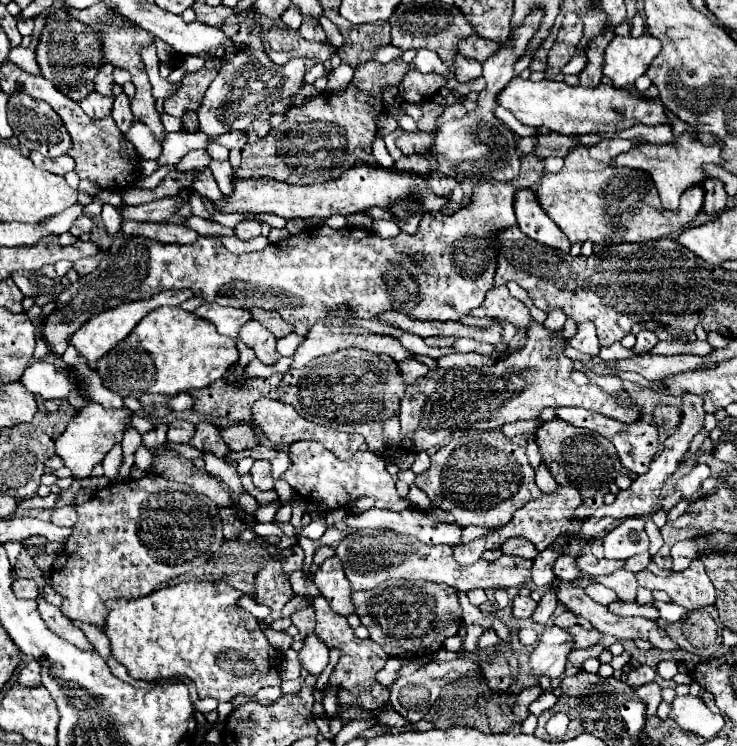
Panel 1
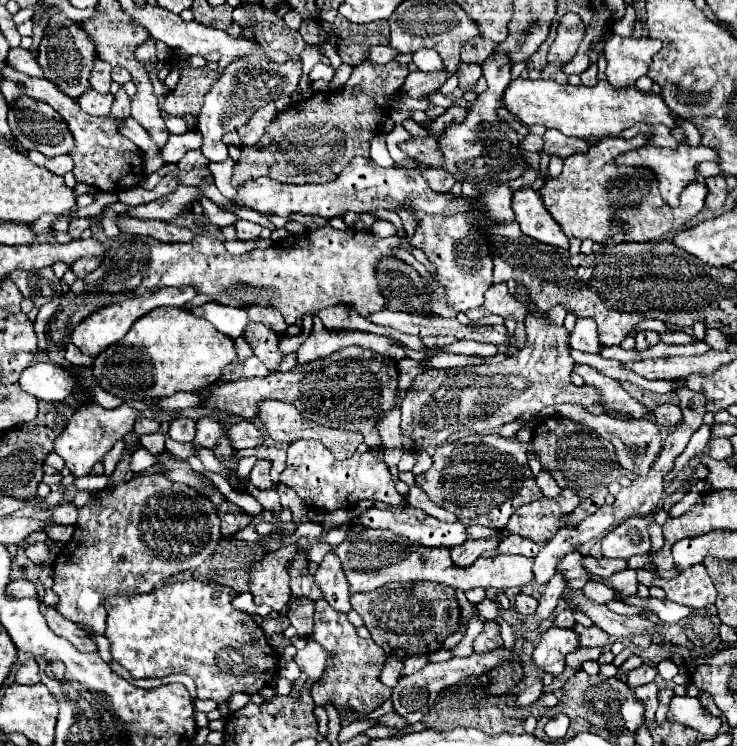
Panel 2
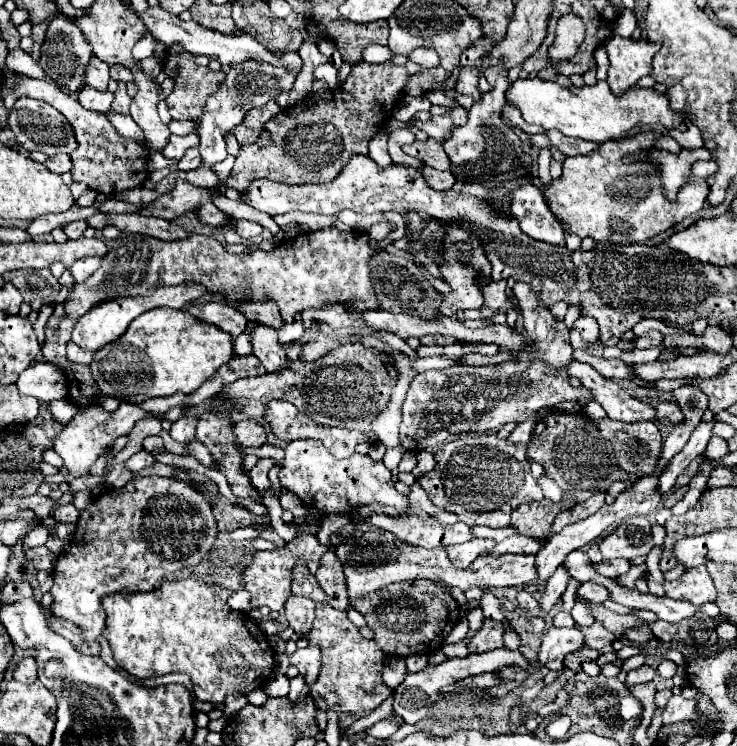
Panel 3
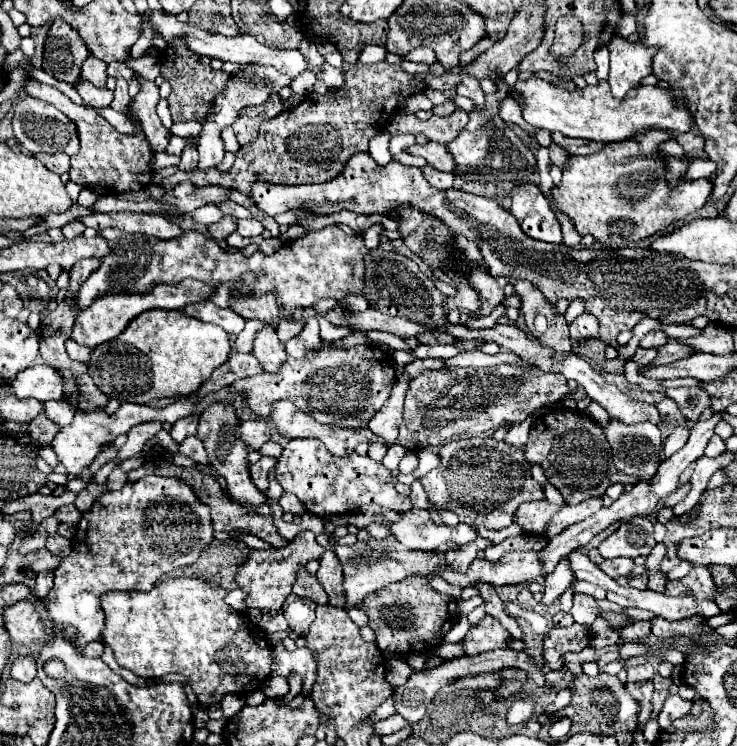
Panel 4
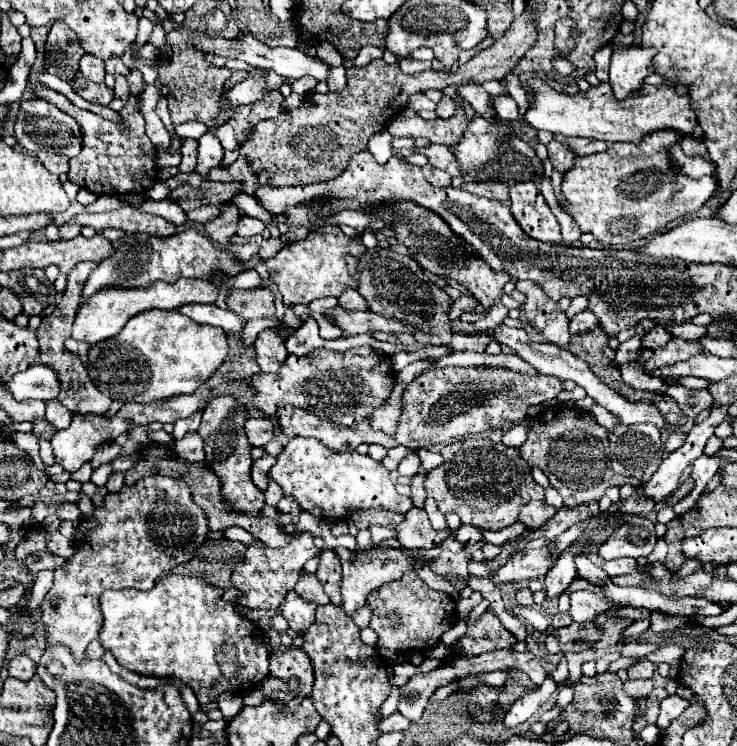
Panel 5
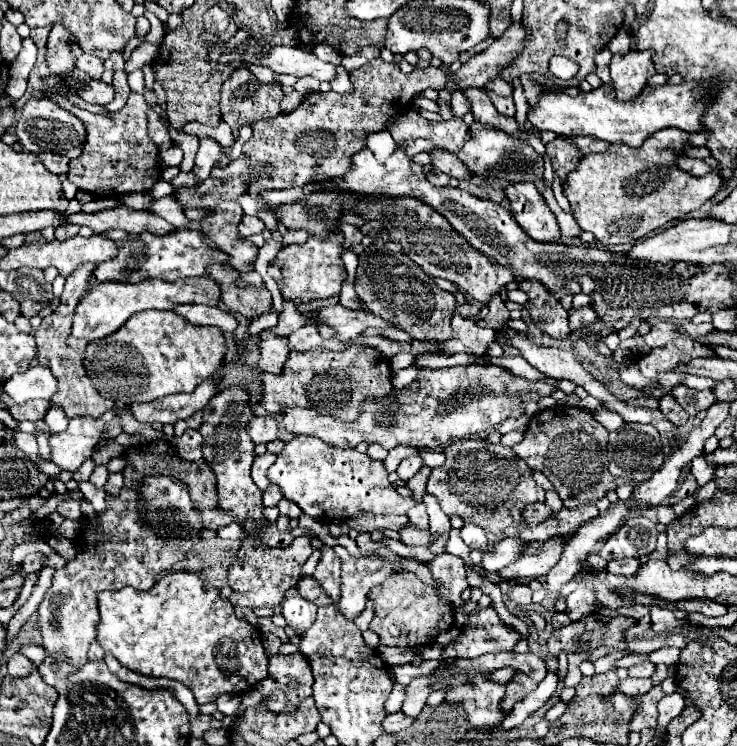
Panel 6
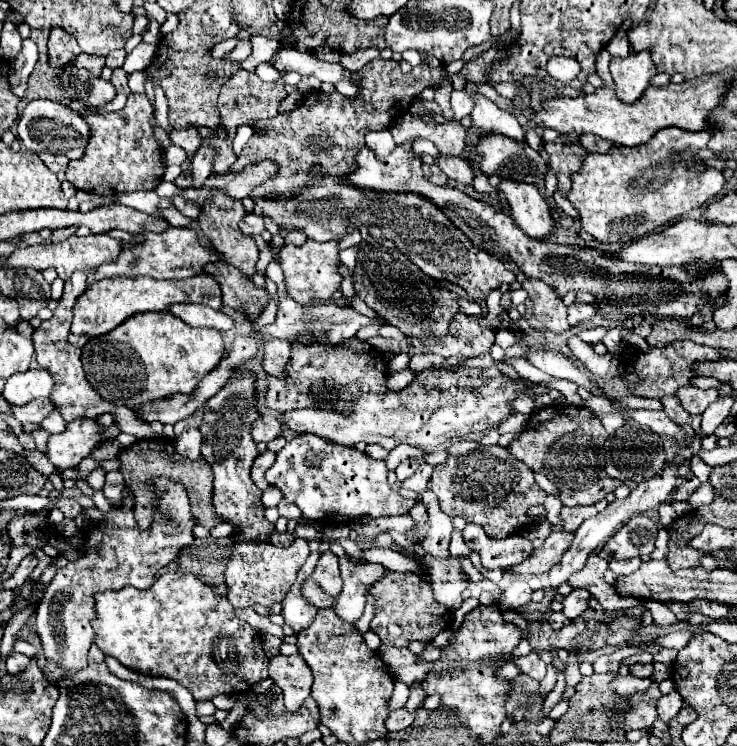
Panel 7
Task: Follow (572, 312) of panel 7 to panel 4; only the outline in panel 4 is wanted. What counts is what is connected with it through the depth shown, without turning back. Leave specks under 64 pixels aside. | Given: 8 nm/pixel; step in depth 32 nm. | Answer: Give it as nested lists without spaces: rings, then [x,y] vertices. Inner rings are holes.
[[[584,312],[570,324],[572,346],[580,346],[582,340],[596,338],[596,336],[598,336],[598,322],[596,322],[596,318],[592,318],[592,314]]]

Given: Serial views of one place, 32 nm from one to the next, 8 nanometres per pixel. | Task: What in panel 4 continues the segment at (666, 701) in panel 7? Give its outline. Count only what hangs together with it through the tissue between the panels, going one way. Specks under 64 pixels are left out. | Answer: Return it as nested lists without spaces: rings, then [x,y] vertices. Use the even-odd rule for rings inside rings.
[[[670,696],[664,702],[664,708],[660,712],[660,728],[668,728],[674,720],[686,716],[692,710],[692,704],[694,704],[694,700],[684,700],[680,696]]]

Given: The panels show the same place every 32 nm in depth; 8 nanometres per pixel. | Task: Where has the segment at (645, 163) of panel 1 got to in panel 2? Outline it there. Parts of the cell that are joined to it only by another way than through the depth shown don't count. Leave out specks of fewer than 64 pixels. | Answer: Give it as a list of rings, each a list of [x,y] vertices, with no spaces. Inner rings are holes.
[[[682,140],[676,150],[656,148],[656,146],[652,146],[652,144],[646,144],[646,146],[638,148],[638,150],[632,150],[632,152],[622,154],[620,160],[618,160],[618,164],[652,168],[652,172],[654,172],[654,176],[656,176],[656,182],[658,182],[658,188],[660,188],[660,194],[662,194],[662,200],[664,200],[668,206],[676,206],[680,192],[682,192],[690,182],[696,182],[696,178],[698,178],[696,166],[698,166],[700,162],[704,162],[704,160],[718,162],[718,152],[716,152],[714,148],[708,148],[708,146],[690,146],[686,140]]]

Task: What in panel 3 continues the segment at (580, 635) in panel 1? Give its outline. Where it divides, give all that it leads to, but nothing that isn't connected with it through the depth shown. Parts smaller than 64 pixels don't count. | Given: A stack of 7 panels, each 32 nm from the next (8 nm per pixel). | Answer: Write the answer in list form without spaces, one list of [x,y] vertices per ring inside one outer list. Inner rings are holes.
[[[594,622],[590,628],[582,628],[582,626],[578,626],[578,628],[580,628],[580,632],[584,632],[584,646],[588,646],[588,648],[602,650],[614,642],[614,636],[610,632],[606,632],[600,626],[600,622]]]

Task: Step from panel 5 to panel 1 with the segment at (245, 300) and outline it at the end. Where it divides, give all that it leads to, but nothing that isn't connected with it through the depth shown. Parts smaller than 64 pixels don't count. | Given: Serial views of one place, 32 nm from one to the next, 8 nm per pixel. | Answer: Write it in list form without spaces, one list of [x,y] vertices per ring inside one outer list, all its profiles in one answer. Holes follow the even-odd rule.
[[[252,308],[252,316],[254,316],[256,322],[260,322],[264,328],[268,328],[276,338],[288,336],[292,332],[292,326],[286,324],[278,312],[268,312],[268,310],[260,310],[260,308]]]

